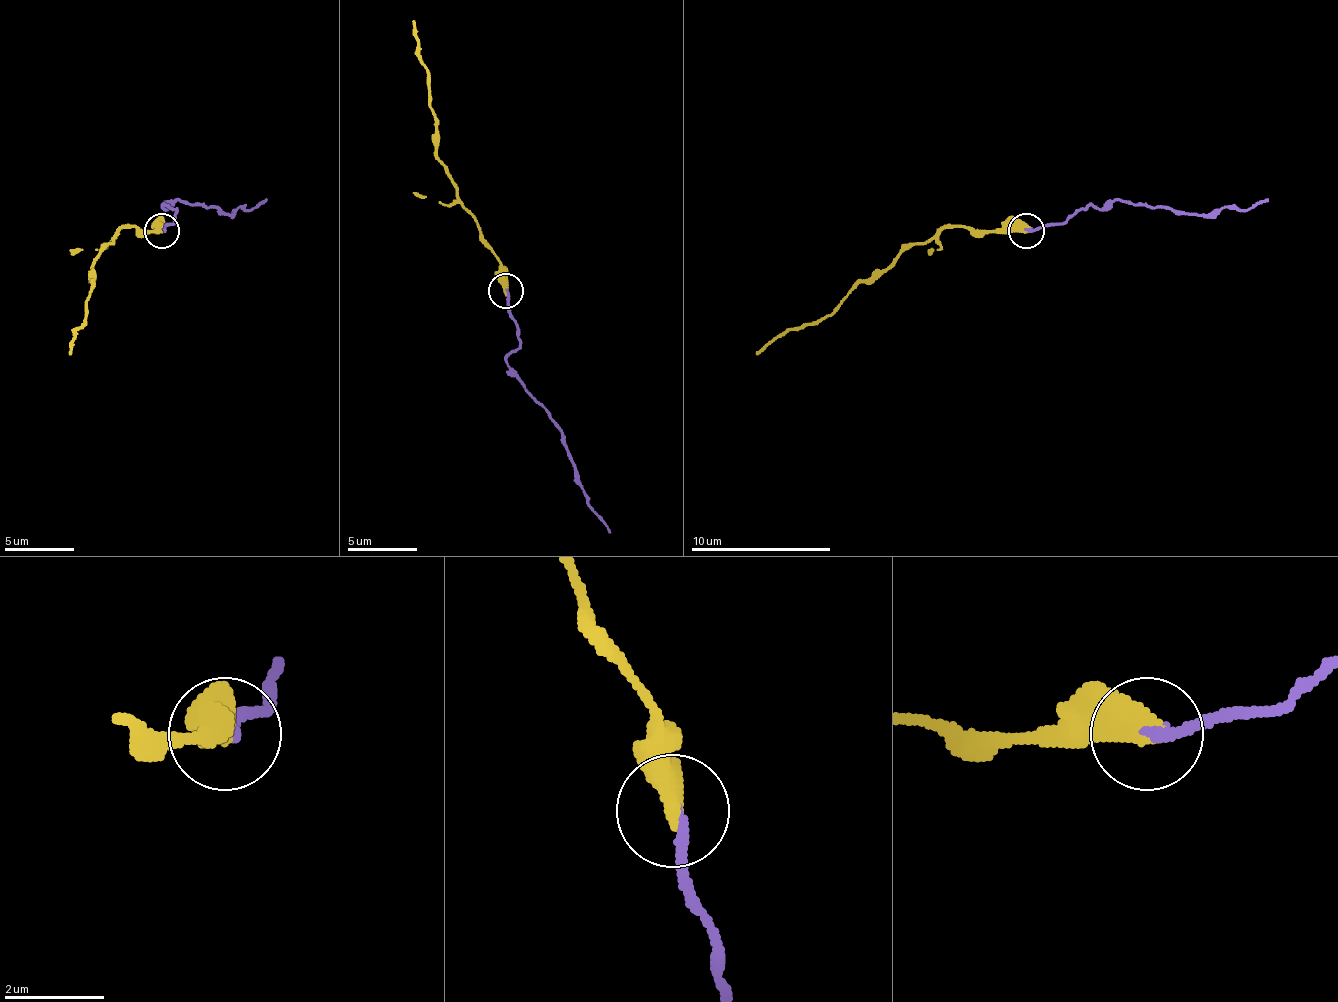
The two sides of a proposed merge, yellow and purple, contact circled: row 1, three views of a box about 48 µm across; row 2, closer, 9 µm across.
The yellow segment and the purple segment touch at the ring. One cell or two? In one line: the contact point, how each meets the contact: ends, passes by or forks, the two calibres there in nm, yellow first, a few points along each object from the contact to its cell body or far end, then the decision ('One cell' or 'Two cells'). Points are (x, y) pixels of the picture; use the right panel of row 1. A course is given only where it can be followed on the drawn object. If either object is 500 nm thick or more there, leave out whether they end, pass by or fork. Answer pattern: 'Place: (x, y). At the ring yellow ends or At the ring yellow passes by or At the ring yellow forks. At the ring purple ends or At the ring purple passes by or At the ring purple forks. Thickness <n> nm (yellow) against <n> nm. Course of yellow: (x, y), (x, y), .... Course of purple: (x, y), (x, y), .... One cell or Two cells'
Place: (1026, 230). Thickness 550 nm (yellow) against 240 nm. Course of yellow: (1027, 229), (946, 226), (929, 240), (911, 243), (894, 261), (816, 320), (778, 334), (757, 355). Course of purple: (1027, 229), (1044, 229), (1090, 205), (1108, 208), (1115, 201), (1216, 215), (1223, 208), (1255, 208), (1269, 198). Two cells

